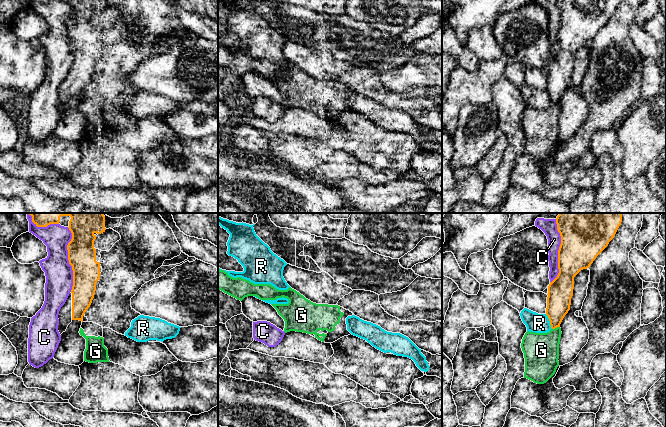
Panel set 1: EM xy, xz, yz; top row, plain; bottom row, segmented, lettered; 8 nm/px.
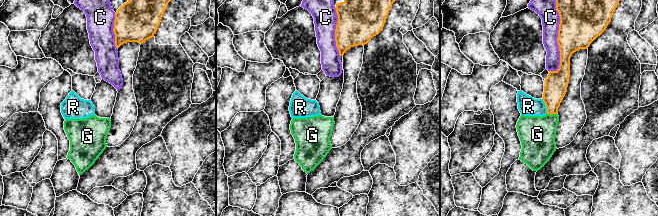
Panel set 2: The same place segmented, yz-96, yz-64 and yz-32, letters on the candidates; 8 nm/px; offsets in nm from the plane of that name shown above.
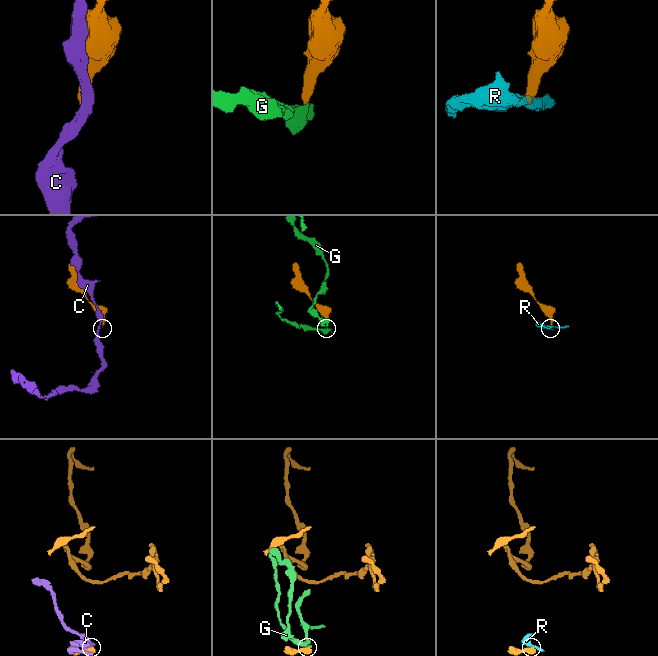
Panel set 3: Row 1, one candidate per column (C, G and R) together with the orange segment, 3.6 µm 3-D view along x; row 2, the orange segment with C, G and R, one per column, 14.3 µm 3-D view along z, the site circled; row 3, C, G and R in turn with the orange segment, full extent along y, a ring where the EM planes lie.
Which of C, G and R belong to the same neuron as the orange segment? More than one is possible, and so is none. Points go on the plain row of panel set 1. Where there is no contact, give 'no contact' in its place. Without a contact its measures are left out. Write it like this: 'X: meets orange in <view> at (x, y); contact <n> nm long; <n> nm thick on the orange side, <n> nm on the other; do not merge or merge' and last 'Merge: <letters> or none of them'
C: meets orange in xy at (68, 35); contact 500 nm long; 220 nm thick on the orange side, 220 nm on the other; do not merge
G: meets orange in yz at (555, 103); contact 70 nm long; 190 nm thick on the orange side, 280 nm on the other; do not merge
R: meets orange in yz at (549, 96); contact 130 nm long; 200 nm thick on the orange side, 160 nm on the other; do not merge
Merge: none of them

